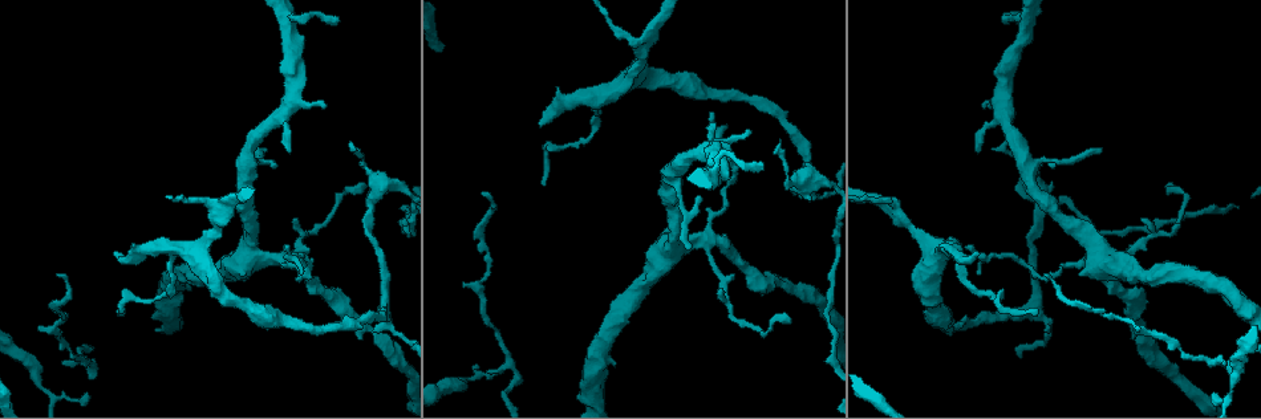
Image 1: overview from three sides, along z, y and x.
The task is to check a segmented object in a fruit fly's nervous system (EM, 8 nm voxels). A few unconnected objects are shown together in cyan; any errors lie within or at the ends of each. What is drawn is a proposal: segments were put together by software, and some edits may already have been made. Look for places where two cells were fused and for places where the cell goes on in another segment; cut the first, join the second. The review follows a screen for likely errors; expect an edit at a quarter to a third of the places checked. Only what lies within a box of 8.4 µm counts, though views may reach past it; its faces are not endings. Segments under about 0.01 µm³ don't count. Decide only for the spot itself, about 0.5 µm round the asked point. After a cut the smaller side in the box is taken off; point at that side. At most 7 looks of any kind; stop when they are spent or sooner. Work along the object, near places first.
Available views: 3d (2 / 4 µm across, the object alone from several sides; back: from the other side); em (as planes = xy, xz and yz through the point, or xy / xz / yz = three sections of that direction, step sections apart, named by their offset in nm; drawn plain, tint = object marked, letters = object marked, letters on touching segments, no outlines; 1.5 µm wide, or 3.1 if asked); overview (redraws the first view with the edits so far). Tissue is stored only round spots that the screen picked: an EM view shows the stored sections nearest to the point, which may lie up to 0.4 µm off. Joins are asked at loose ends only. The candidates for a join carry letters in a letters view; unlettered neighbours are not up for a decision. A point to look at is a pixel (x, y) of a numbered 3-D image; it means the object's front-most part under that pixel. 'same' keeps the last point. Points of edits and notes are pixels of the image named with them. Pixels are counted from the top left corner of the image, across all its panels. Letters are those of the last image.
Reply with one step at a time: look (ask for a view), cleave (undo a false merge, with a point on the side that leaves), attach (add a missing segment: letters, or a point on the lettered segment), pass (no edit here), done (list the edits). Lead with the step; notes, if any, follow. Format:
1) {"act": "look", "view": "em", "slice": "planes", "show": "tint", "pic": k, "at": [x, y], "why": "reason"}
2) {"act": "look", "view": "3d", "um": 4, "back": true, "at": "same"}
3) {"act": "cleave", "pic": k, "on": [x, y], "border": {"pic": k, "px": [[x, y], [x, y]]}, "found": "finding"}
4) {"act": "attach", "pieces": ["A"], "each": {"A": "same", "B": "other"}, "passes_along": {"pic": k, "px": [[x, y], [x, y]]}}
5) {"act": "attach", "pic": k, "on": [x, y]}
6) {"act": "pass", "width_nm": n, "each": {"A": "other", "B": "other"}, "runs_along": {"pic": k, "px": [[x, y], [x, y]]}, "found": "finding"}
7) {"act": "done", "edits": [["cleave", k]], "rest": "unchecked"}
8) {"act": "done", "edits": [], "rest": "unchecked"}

{"act": "look", "view": "3d", "um": 2, "pic": 1, "at": [976, 253], "why": "free end"}

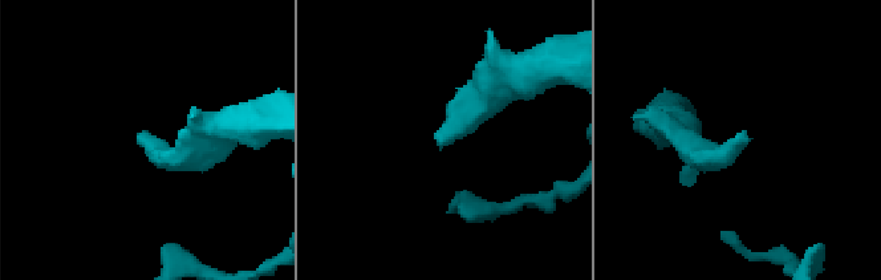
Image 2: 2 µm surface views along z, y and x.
{"act": "look", "view": "em", "slice": "yz", "step": 4, "show": "letters", "pic": 2, "at": [140, 133]}

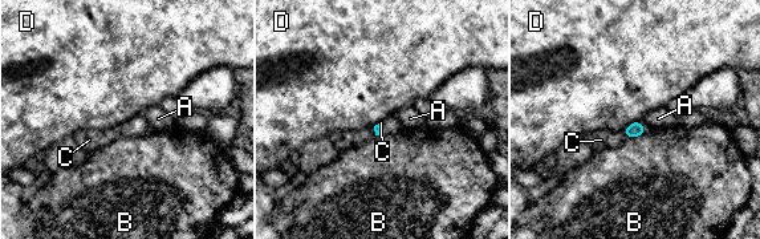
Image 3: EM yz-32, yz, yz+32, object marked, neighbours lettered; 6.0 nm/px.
{"act": "look", "view": "em", "slice": "planes", "show": "letters", "at": "same", "why": "another direction"}

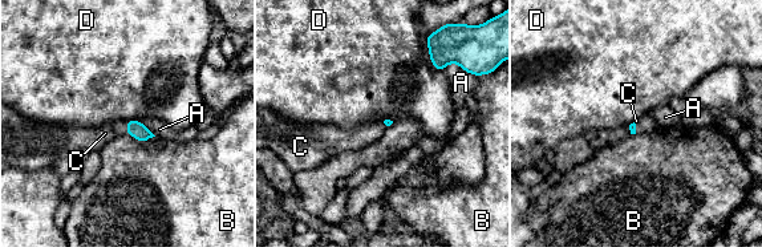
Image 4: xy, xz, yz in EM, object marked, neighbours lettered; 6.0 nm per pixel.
{"act": "attach", "pic": 4, "on": [105, 133], "longest_contact_nm": ["D", 220], "each": {"A": "other", "B": "other", "C": "same", "D": "other"}, "passes_along": {"pic": 4, "px": [[137, 129], [126, 128], [105, 133]]}, "found": "the cell continues"}

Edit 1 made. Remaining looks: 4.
{"act": "look", "view": "em", "slice": "yz", "step": 8, "show": "tint", "pic": 1, "at": [297, 221], "why": "thin end"}

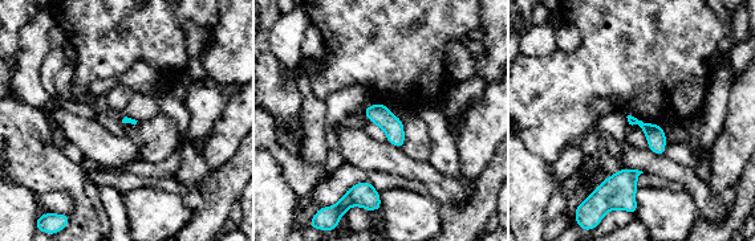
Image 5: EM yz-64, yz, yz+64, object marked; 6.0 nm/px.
{"act": "look", "view": "em", "slice": "planes", "show": "letters", "at": "same", "why": "cut it another way"}

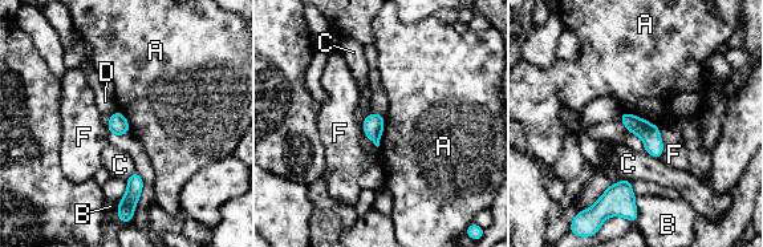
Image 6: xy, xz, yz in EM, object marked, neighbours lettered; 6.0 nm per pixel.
{"act": "pass", "each": {"A": "other", "B": "other", "C": "other", "D": "other", "F": "other"}, "runs_along": {"pic": 6, "px": [[623, 116], [652, 141], [658, 154]]}, "found": "no lettered segment goes on from it"}

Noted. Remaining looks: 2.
{"act": "done", "edits": [["attach", 4]], "rest": "unchecked"}

